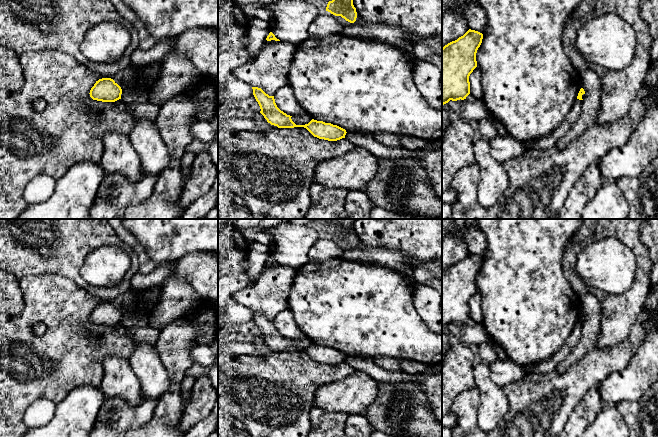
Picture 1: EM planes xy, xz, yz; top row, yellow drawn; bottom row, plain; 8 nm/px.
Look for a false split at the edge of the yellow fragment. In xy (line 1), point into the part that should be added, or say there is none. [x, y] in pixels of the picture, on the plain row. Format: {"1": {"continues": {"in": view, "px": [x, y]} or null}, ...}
{"1": {"continues": null}}

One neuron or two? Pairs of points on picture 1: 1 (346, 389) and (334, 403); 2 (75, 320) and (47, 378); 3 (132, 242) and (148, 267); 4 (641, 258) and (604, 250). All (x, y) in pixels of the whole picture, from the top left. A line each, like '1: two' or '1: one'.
1: one
2: one
3: one
4: two

